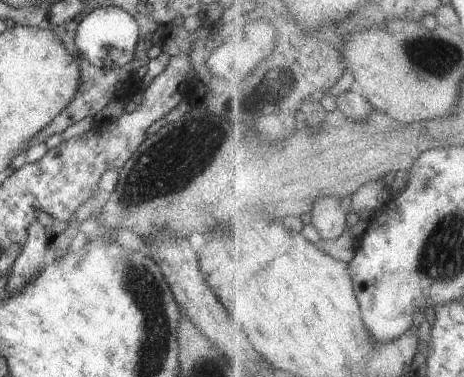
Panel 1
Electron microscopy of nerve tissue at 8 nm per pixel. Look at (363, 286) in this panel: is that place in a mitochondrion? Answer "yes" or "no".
no

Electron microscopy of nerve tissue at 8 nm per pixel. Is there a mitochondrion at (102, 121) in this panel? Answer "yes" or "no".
no

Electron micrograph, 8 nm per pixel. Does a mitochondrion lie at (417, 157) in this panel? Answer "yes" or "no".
no

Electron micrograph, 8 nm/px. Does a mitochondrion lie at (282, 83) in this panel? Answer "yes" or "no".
yes

